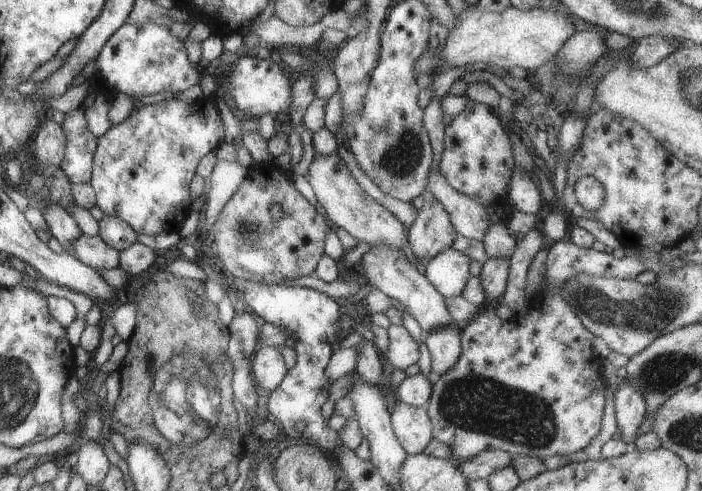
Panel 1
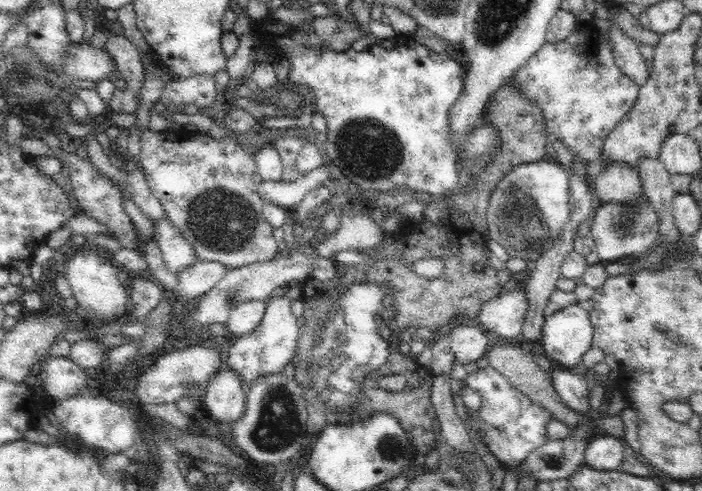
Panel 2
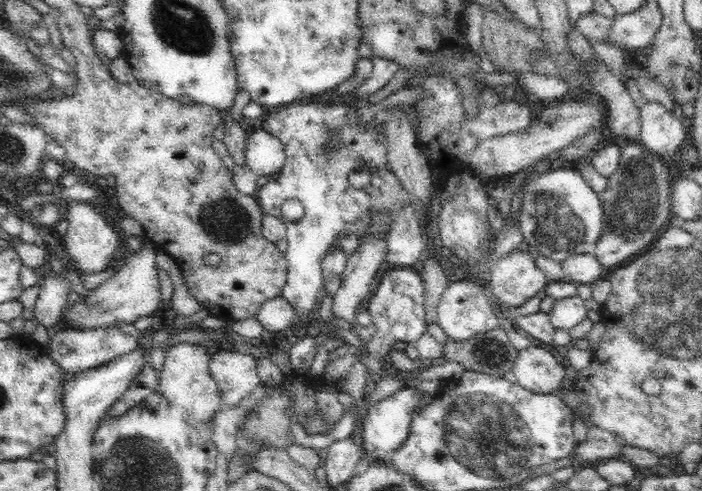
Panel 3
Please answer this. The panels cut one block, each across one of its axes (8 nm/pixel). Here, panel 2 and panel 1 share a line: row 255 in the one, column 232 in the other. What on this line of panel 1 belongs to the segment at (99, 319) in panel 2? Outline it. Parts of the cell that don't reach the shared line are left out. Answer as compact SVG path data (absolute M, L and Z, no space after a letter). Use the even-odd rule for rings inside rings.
M257 56L239 57L235 69L227 76L225 85L227 96L230 96L235 107L245 116L258 119L263 114L275 115L279 112L287 113L291 108L292 76L289 72L279 70L275 62L270 59L262 60Z

